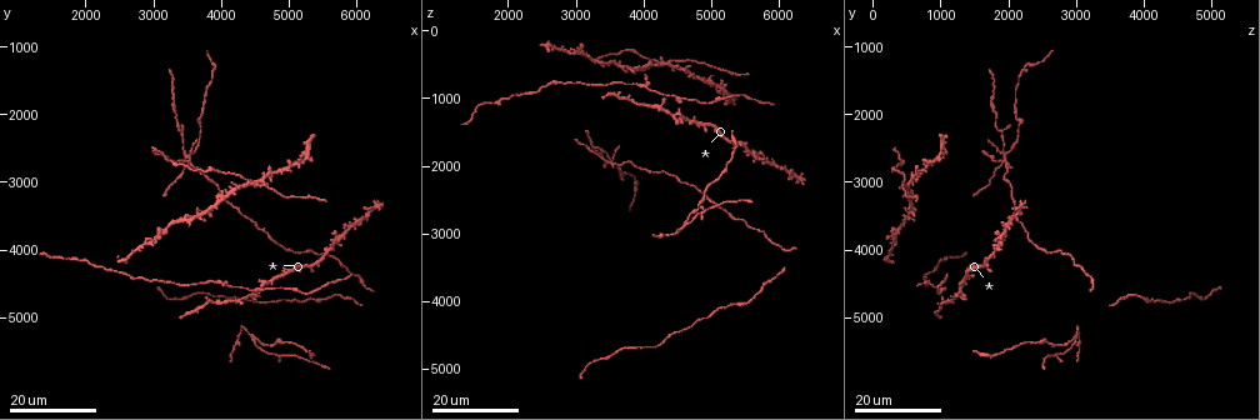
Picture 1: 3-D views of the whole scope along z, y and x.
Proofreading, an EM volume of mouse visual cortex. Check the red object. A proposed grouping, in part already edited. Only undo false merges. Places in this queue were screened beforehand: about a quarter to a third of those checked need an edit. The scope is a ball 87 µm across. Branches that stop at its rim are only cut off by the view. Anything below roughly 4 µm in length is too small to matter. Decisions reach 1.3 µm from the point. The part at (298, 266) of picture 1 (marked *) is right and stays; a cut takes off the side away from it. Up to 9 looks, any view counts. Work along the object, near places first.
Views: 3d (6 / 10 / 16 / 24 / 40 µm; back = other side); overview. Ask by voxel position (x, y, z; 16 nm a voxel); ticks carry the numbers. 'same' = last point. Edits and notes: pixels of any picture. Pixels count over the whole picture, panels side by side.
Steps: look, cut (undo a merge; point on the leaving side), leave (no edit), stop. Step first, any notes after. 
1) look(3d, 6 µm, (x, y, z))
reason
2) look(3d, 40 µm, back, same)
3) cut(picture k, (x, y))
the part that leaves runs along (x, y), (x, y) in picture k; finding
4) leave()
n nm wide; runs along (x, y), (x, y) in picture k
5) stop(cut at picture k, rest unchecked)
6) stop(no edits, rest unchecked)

look(3d, 16 µm, (4500, 4600, 1300))

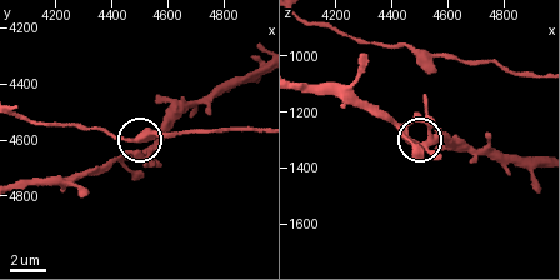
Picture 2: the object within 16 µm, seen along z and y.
look(3d, 10 µm, (4540, 4640, 1310))
zoom in

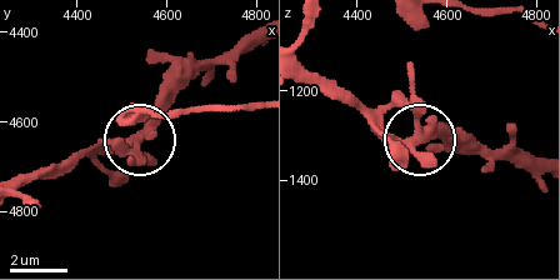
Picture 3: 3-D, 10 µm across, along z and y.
leave()
side arm 20 µm; 5 arms; one neuron here

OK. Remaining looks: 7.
look(3d, 16 µm, (4500, 4550, 1000))
two arms in line, one across

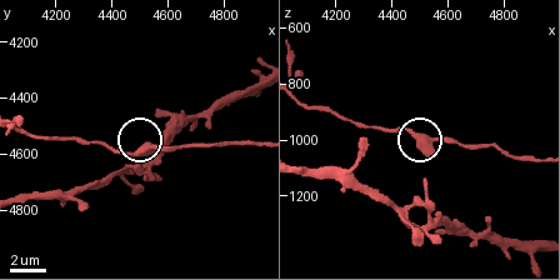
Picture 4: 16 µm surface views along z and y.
look(3d, 10 µm, (4520, 4590, 1000))

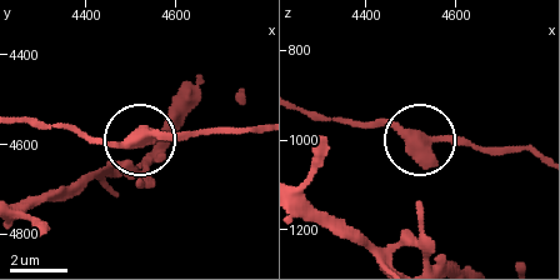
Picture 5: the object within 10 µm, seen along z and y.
leave()
360 nm wide; runs along (159, 155), (145, 184), (138, 141), (159, 134), (235, 134) in picture 5; all the same neuron

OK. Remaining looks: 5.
look(3d, 24 µm, (4350, 3000, 500))
looks like a crossing

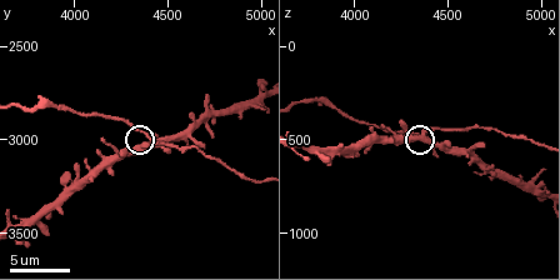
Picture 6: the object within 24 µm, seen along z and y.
look(3d, 6 µm, (4360, 3040, 480))

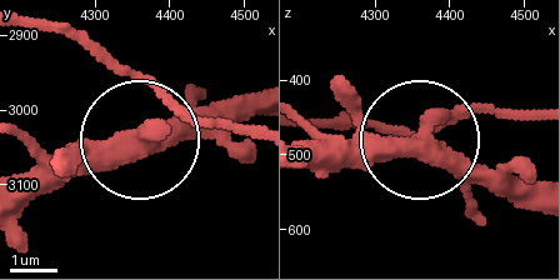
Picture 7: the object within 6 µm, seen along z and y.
leave()
4 arms; runs along (29, 200), (149, 141), (240, 141) in picture 7; one neuron here

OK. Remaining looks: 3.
look(3d, 24 µm, (3550, 2700, 1950))
four or more arms meet

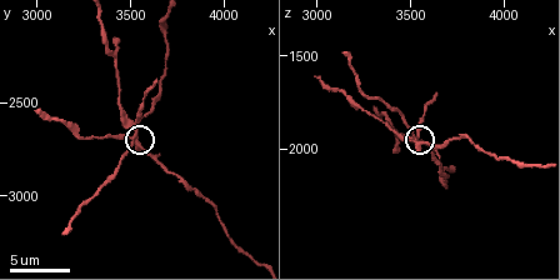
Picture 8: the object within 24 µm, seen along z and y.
look(3d, 10 µm, same)

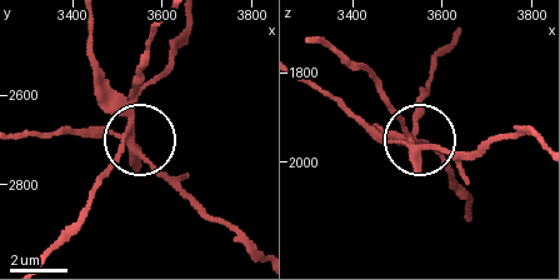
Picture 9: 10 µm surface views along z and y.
cut(picture 9, (119, 108))
4 arms; the part that leaves runs along (135, 146), (138, 99), (161, 73), (185, 20) in picture 9; a second neuron is stuck on

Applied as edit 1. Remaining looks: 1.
stop(cut at picture 9, rest unchecked)

